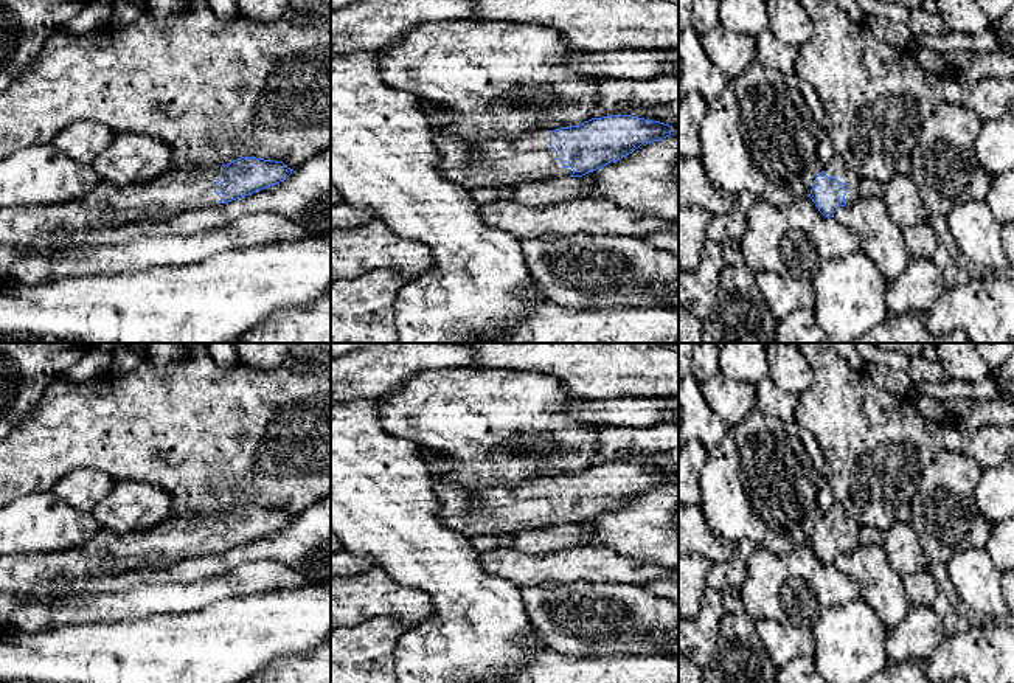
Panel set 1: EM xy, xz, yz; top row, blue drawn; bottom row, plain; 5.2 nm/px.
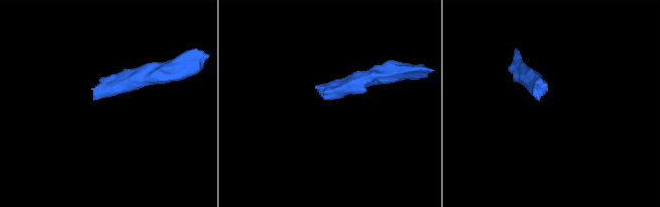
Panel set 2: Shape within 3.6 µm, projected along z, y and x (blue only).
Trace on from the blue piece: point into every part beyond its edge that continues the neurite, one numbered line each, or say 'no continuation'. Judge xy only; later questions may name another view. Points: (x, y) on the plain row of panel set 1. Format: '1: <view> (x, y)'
1: xy (107, 553)

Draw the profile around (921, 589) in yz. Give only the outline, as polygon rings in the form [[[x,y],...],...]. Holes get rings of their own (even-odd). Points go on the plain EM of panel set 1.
[[[929,570],[902,577],[910,605],[932,607],[938,596],[938,585]]]

